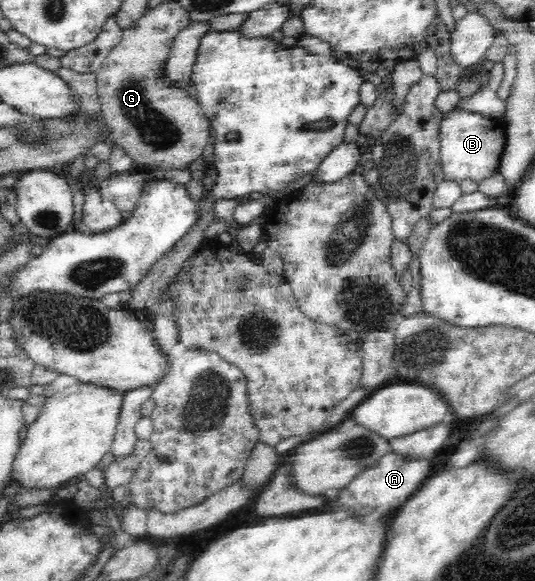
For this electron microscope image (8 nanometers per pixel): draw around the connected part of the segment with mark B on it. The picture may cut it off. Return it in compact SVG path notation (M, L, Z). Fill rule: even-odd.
M453 109L446 113L439 127L439 154L444 180L451 179L460 183L463 179L472 179L477 184L482 179L488 179L499 169L504 145L506 143L506 124L503 118L488 118L473 110Z

